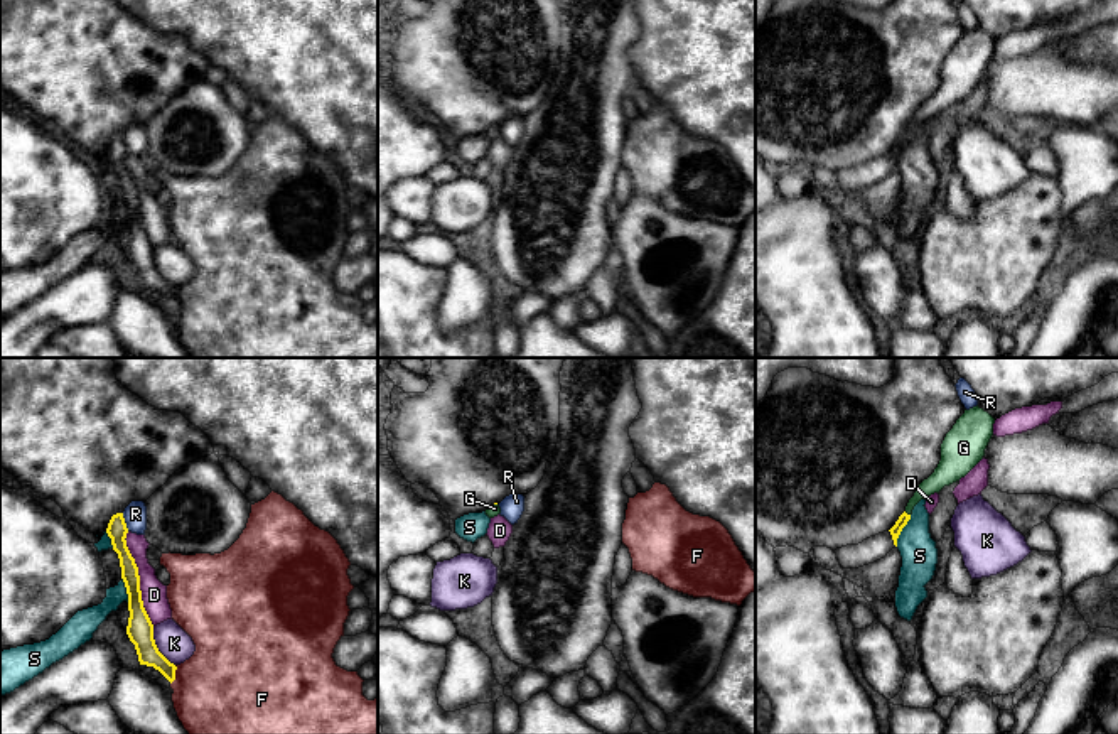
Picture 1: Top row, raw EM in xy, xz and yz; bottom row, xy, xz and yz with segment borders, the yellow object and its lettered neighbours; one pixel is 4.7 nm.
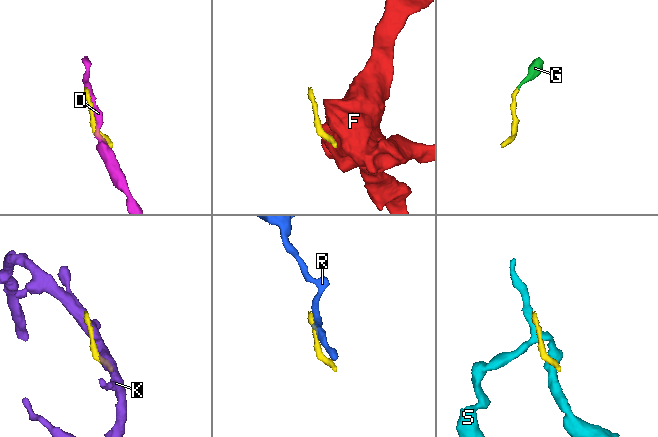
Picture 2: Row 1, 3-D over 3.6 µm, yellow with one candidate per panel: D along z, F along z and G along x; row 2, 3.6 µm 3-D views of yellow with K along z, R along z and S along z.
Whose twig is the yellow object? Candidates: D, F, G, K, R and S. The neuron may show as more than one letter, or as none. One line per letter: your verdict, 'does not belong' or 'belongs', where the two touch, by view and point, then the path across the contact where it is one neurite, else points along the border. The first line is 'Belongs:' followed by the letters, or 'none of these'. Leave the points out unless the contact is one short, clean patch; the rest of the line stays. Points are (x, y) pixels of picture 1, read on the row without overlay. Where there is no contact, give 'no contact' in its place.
Belongs: G
D: does not belong | xy (139, 201)
F: does not belong | xy (174, 297) | along xy (176, 287), (176, 301), (171, 306)
G: belongs | yz (906, 135) | across yz (902, 142), (906, 135), (911, 125), (943, 98)
K: does not belong | xy (155, 269)
R: does not belong | xy (123, 144) | along xy (122, 135), (128, 152)
S: does not belong | yz (901, 152) | along yz (911, 137), (896, 167)

